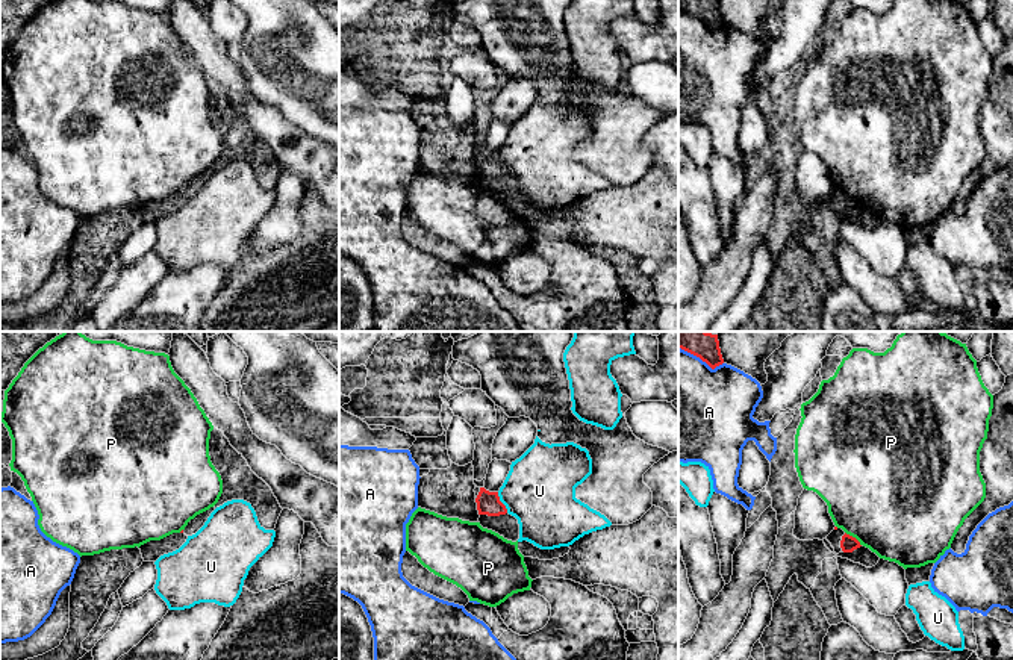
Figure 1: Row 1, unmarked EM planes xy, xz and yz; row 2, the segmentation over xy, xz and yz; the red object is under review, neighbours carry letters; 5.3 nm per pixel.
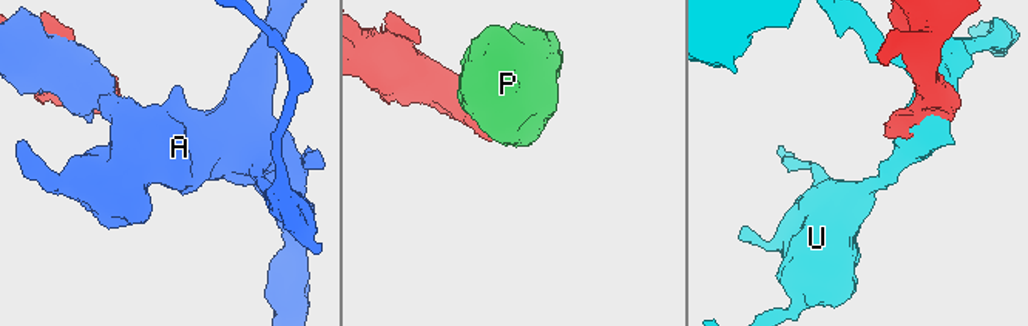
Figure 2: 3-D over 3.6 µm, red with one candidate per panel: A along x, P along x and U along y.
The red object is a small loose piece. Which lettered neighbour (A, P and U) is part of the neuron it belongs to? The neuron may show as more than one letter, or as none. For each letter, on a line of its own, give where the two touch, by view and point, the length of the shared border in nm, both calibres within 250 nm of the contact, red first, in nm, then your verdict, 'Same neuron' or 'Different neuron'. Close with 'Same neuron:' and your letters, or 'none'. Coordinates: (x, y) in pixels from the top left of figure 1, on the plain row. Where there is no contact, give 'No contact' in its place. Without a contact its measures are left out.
A: Touches red at yz (701, 20). Shared border 260 nm. Thickness 120 nm (red) against 480 nm. Different neuron
P: Touches red at yz (854, 199). Shared border 120 nm. Thickness 90 nm (red) against 500 nm. Different neuron
U: Touches red at xz (501, 164). Shared border 130 nm. Thickness 130 nm (red) against 380 nm. Different neuron
Same neuron: none

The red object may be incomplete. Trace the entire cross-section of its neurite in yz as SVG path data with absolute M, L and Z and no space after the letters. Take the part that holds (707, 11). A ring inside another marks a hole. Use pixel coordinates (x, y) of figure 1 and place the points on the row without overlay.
M678 0L678 9L700 18L712 30L724 24L718 0Z

